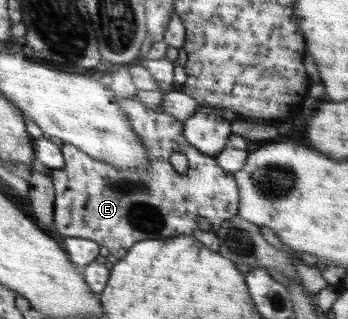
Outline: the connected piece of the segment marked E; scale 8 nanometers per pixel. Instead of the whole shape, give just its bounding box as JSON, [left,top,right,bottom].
[51,98,239,259]

